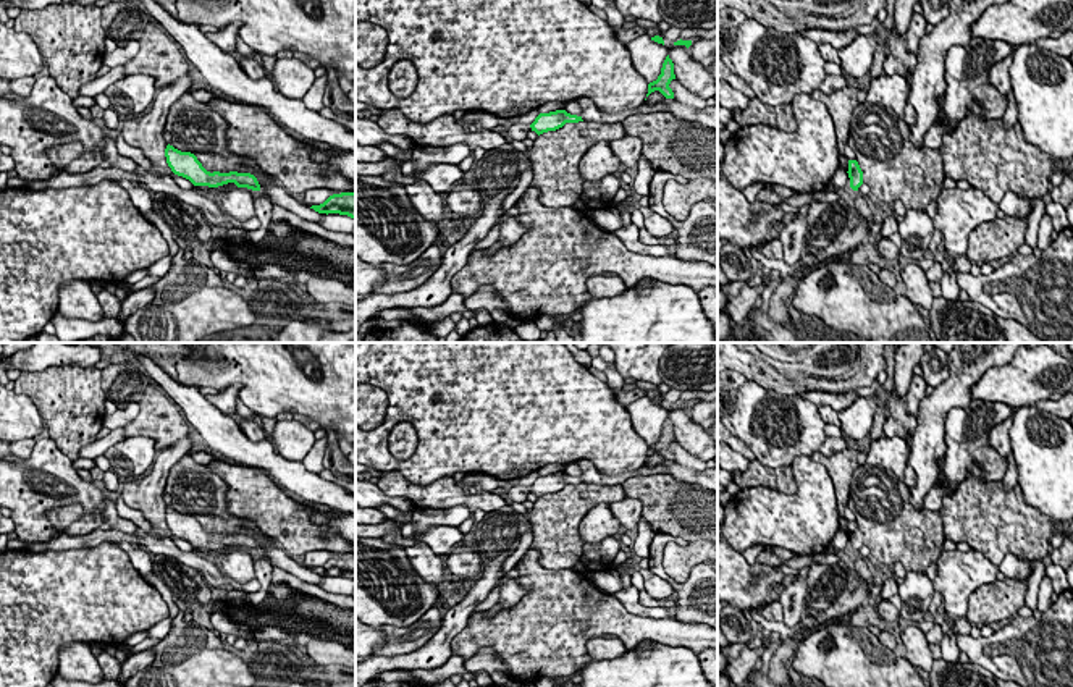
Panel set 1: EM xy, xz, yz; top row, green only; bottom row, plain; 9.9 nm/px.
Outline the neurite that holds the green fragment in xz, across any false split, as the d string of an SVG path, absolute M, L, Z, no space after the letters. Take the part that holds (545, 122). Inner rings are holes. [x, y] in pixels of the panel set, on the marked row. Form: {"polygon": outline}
{"polygon": "M556 110L549 113L540 113L530 124L530 128L540 136L548 131L556 131L562 128L566 123L579 123L579 121L583 121L582 116L570 115L566 110Z"}

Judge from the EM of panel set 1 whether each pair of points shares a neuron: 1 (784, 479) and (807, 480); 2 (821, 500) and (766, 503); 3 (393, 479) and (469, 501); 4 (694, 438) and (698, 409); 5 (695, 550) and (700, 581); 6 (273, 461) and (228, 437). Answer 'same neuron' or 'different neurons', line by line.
1: different neurons
2: same neuron
3: same neuron
4: different neurons
5: different neurons
6: same neuron

